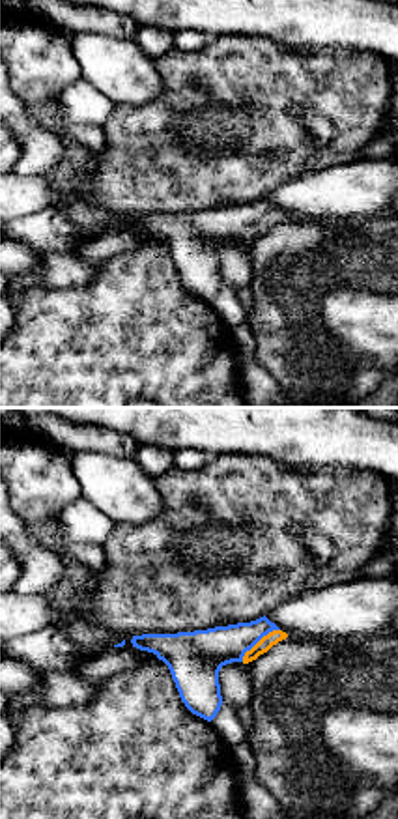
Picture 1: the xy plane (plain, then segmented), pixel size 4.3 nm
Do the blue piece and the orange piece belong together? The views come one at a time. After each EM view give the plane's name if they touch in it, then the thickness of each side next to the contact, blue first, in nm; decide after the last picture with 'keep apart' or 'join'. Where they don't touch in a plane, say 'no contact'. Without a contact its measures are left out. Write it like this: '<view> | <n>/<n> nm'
xy | 200/60 nm

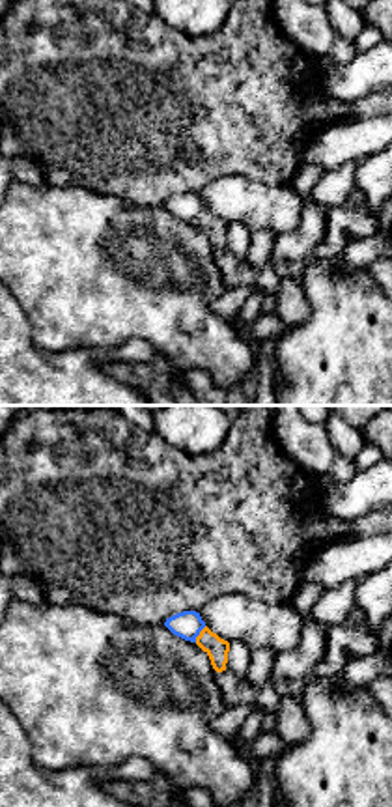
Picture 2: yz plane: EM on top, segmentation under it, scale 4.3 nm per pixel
yz | 120/100 nm

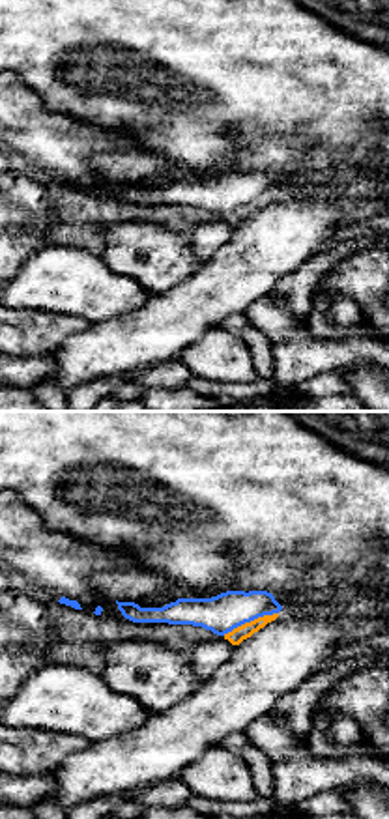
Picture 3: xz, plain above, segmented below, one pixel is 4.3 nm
xz | 170/70 nm

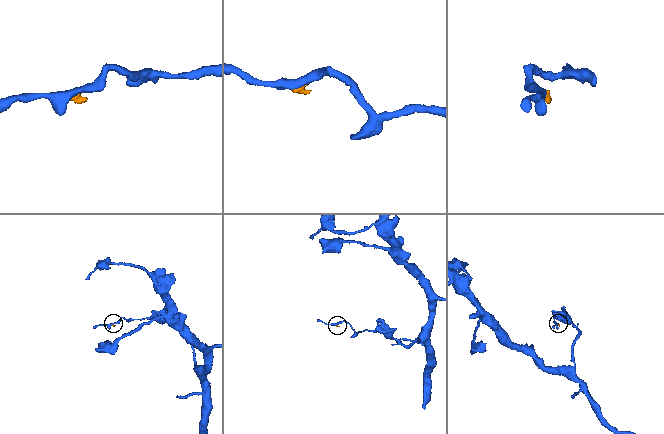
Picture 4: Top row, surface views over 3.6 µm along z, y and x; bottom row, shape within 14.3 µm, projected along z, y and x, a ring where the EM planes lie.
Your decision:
join

